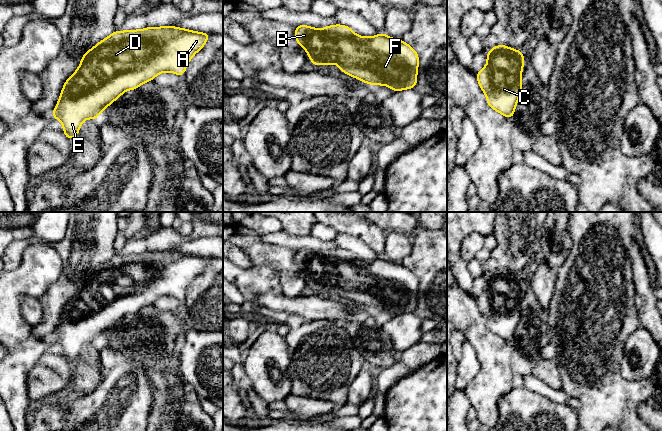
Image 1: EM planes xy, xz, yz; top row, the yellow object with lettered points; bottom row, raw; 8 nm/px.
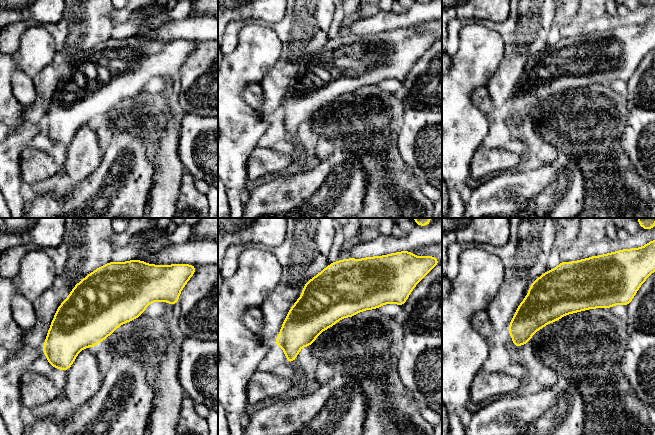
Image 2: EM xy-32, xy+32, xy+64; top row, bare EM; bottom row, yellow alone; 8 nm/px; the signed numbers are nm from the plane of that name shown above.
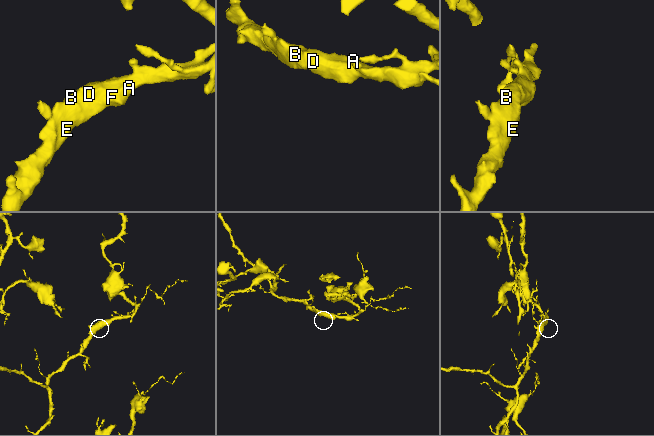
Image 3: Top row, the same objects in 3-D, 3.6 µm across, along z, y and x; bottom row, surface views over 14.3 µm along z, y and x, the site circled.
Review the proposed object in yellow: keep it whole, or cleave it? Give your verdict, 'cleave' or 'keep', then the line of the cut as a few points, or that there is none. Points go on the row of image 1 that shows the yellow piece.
keep | no cut

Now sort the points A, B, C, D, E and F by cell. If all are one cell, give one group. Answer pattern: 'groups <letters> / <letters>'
groups A B C D E F

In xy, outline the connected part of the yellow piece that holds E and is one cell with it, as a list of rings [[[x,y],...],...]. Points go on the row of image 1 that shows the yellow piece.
[[[174,26],[113,32],[82,56],[78,69],[65,81],[51,116],[61,121],[67,139],[75,139],[85,119],[97,119],[125,91],[137,89],[162,72],[183,76],[189,61],[210,36]]]

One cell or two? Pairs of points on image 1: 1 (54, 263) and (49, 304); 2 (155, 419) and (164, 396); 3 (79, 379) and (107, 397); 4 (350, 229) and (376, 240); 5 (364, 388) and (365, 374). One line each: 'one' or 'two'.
1: two
2: one
3: two
4: one
5: one

